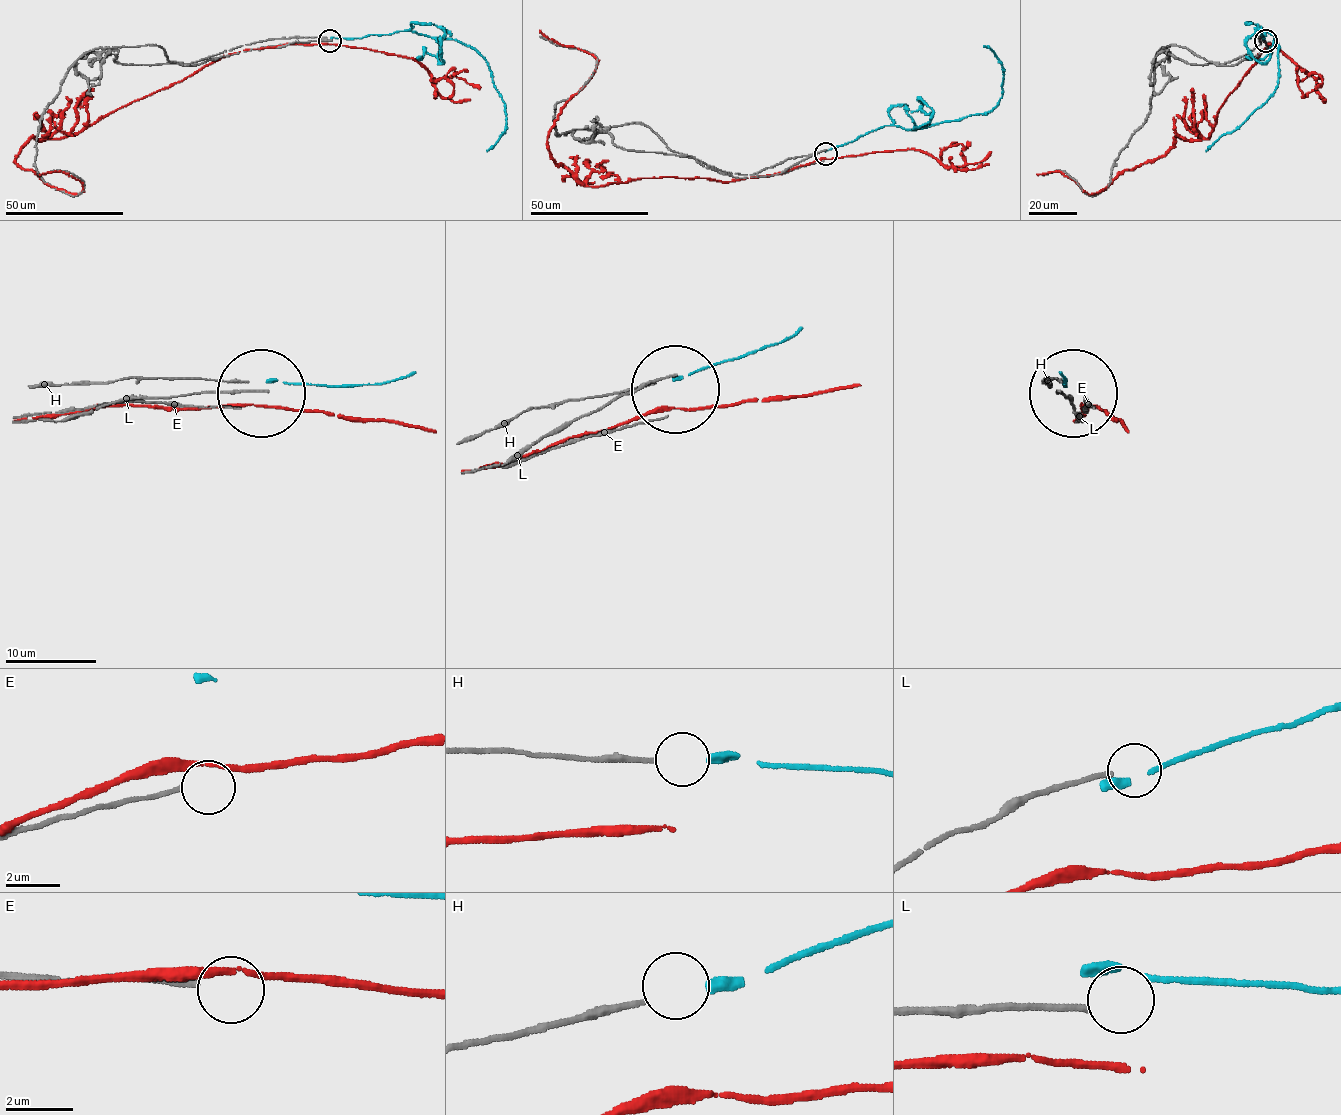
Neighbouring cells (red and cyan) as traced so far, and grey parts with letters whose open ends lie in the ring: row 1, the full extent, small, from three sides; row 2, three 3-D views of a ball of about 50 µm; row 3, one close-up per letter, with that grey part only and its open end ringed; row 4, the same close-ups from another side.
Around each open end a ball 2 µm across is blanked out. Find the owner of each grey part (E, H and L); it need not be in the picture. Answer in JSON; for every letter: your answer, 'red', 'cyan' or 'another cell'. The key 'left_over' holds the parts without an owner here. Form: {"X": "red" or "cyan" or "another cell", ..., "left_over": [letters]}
{"E": "another cell", "H": "cyan", "L": "another cell", "left_over": ["E", "L"]}

